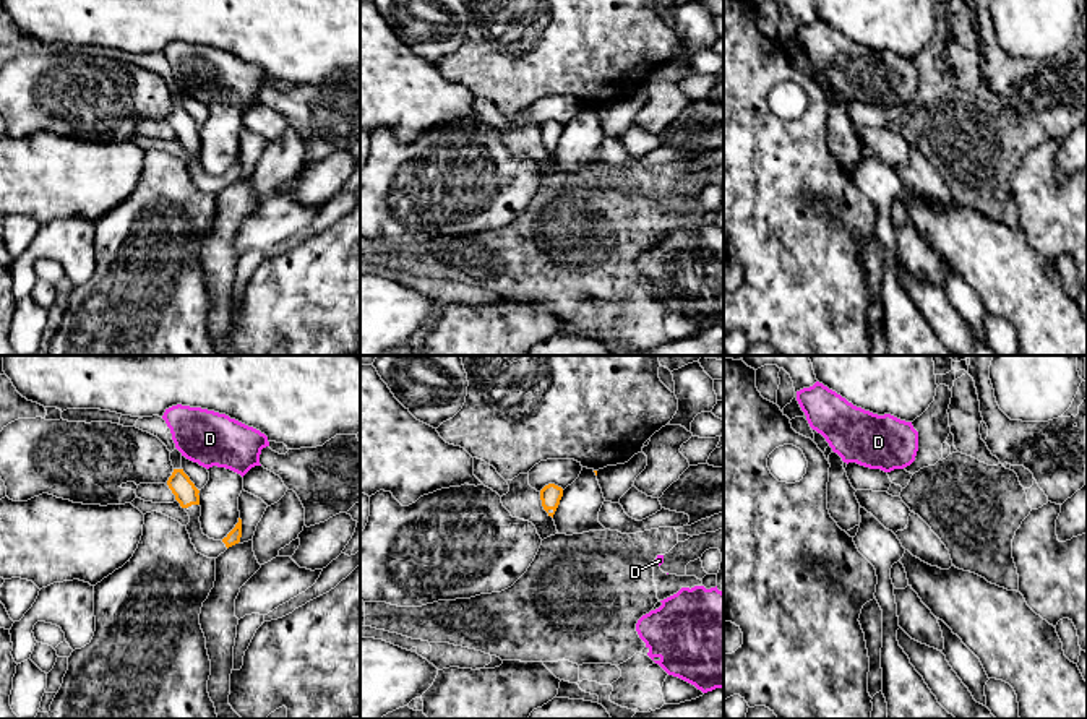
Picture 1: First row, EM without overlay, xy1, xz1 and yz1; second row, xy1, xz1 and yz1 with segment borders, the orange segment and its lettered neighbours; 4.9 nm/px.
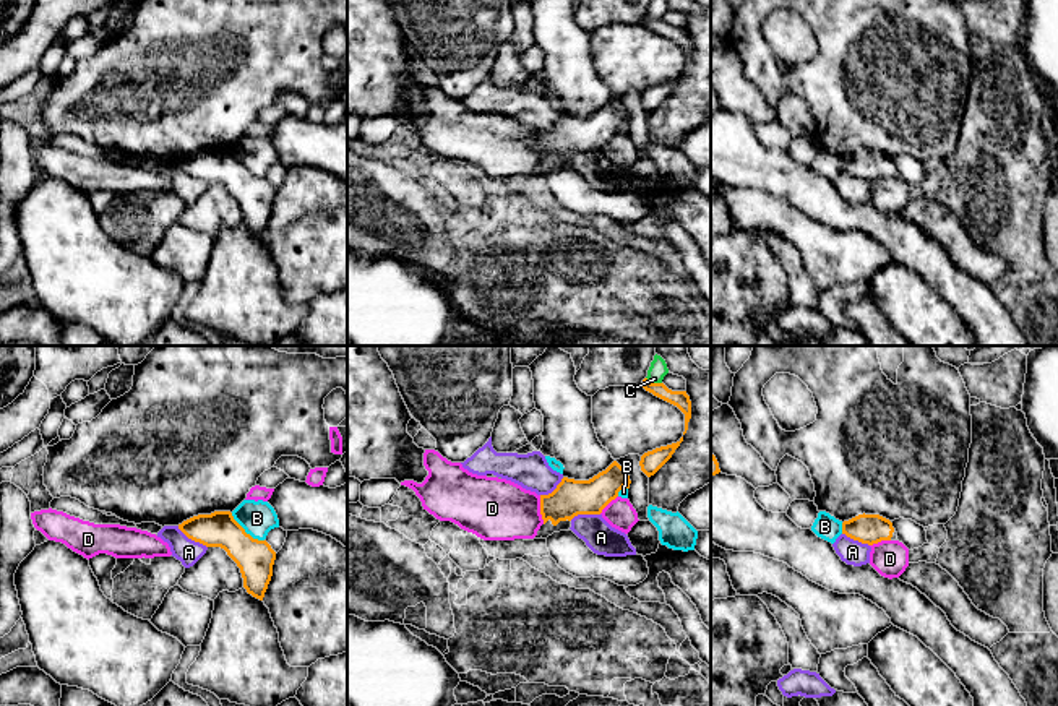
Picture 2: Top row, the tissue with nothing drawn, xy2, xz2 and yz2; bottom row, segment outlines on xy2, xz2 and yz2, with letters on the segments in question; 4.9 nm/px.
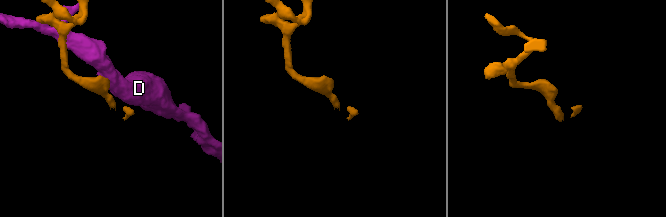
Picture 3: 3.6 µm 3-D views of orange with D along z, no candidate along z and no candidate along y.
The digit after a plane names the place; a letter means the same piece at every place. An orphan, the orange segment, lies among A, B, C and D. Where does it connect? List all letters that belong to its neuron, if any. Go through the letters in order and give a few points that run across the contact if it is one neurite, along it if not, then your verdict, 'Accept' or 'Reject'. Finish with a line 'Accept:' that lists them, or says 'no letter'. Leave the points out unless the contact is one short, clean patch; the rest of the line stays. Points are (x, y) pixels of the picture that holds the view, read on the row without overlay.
A: Line: xy2 (177, 163), (189, 174), (206, 184). Reject
B: Line: xy2 (231, 150), (247, 169), (263, 177). Reject
C: Reject
D: Reject
Accept: no letter

